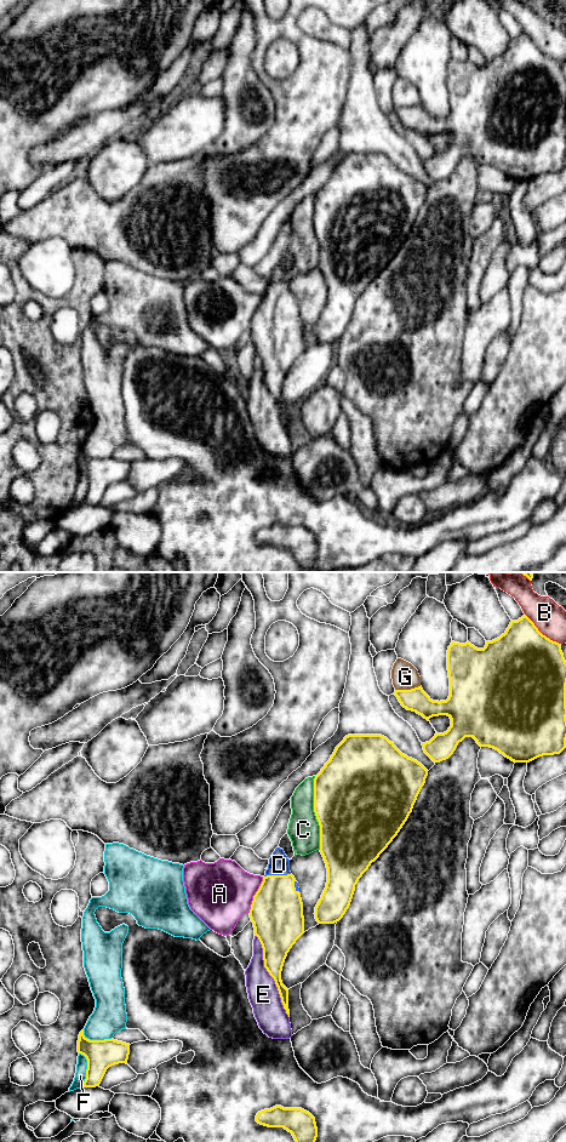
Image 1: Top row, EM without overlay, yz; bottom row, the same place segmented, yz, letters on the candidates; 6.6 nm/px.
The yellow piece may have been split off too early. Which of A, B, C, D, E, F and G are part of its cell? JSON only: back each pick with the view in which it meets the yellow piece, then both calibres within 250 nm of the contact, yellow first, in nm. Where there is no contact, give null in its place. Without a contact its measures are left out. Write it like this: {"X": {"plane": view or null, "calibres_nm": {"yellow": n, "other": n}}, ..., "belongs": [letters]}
{"D": {"plane": "yz", "calibres_nm": {"yellow": 360, "other": 140}}, "belongs": ["D"]}

